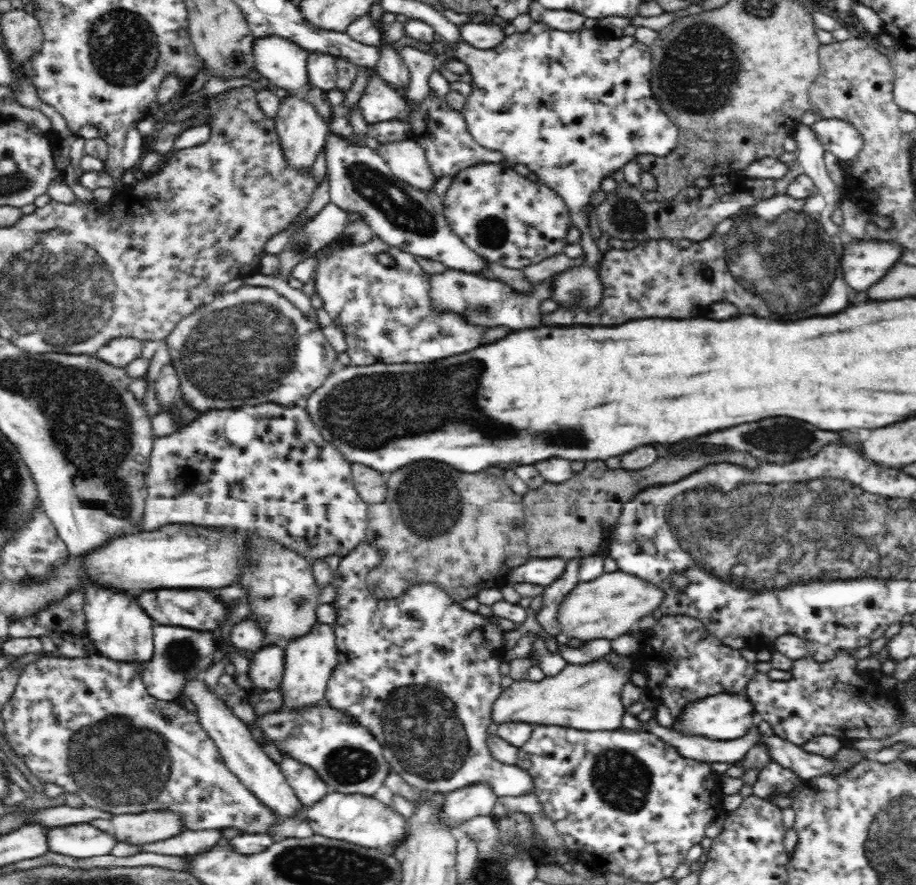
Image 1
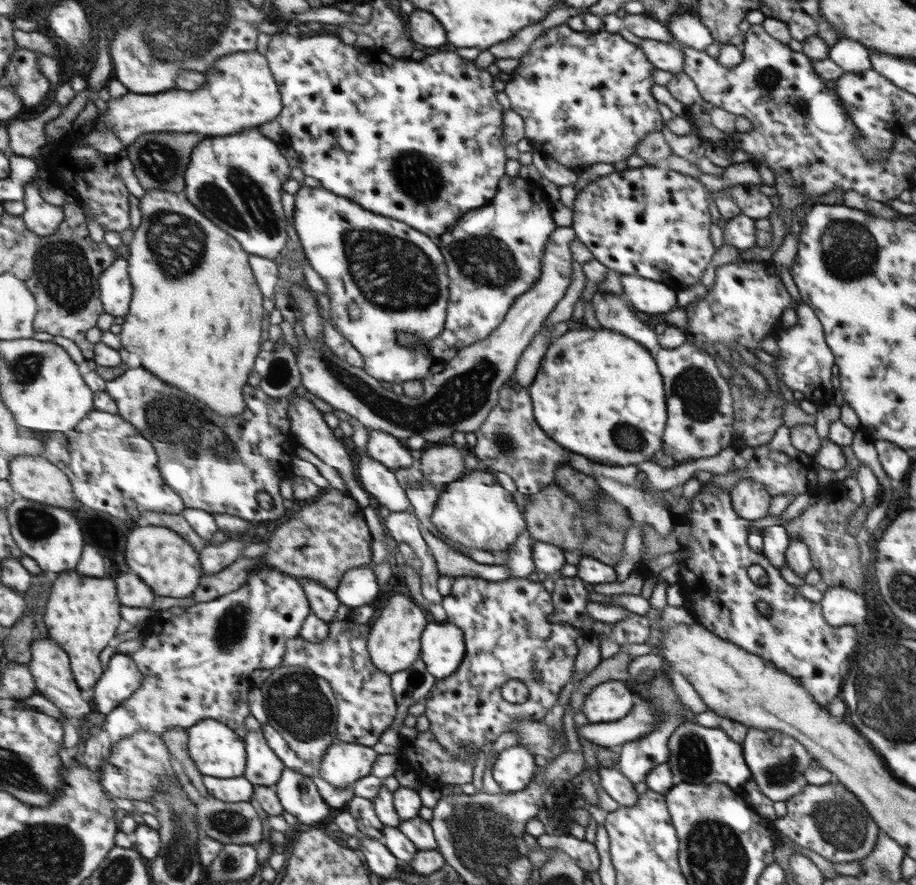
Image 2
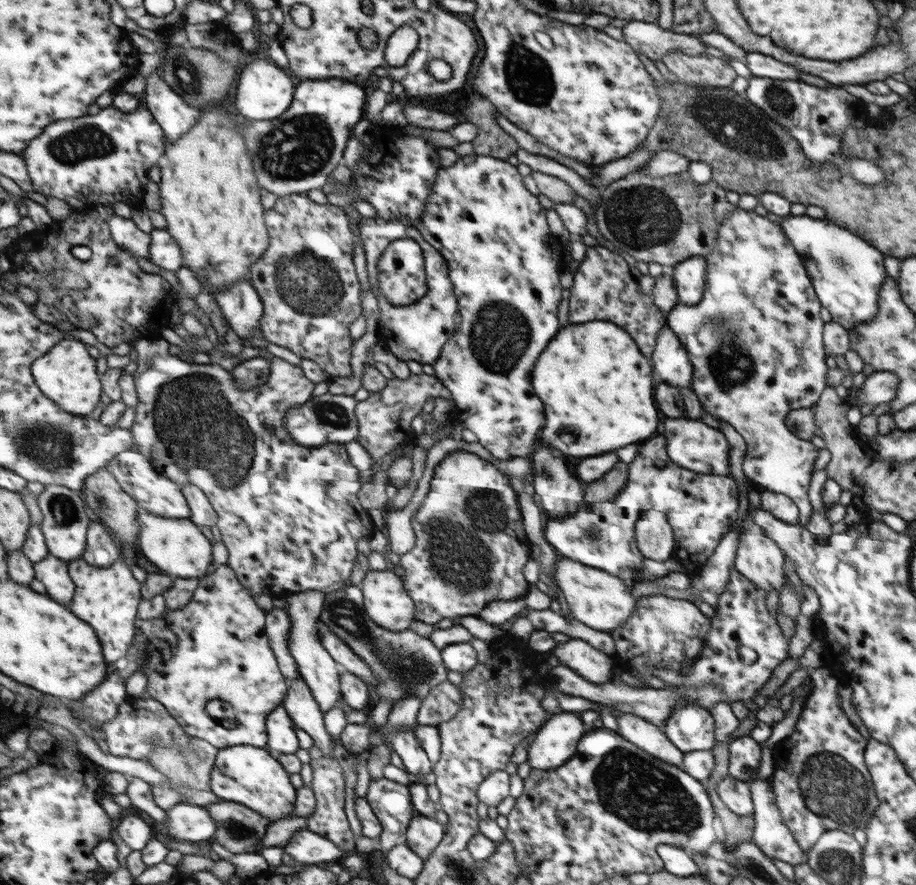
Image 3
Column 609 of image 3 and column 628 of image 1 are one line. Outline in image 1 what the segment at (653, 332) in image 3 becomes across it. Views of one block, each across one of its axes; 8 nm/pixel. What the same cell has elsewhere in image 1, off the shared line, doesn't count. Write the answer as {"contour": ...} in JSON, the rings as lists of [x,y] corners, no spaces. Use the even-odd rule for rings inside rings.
{"contour":[[[800,122],[797,125],[796,130],[793,132],[793,138],[797,144],[797,150],[795,151],[795,154],[797,155],[797,162],[800,164],[801,172],[804,175],[808,175],[814,181],[814,193],[812,198],[816,198],[816,196],[822,196],[822,198],[824,198],[824,204],[826,205],[820,213],[812,215],[807,212],[807,199],[798,200],[797,198],[788,196],[788,194],[777,194],[776,196],[767,198],[762,204],[759,204],[758,206],[742,208],[742,211],[735,212],[734,216],[730,216],[726,218],[726,220],[722,220],[722,222],[716,226],[716,230],[714,230],[712,236],[700,242],[692,242],[689,249],[685,251],[676,249],[676,247],[672,245],[671,239],[662,238],[649,239],[648,241],[645,241],[644,244],[635,247],[634,250],[630,250],[630,252],[622,252],[622,250],[610,252],[610,254],[606,254],[606,256],[602,258],[602,261],[600,262],[600,268],[598,269],[598,271],[600,271],[601,284],[603,284],[603,295],[601,296],[600,305],[598,305],[595,309],[590,309],[589,311],[584,309],[584,312],[578,312],[578,314],[576,314],[576,312],[564,312],[564,310],[558,310],[556,314],[552,314],[552,316],[548,318],[548,322],[558,322],[558,326],[560,327],[569,327],[572,325],[596,326],[596,324],[602,327],[608,327],[609,325],[614,324],[624,324],[624,322],[628,322],[628,320],[642,320],[645,317],[672,318],[672,316],[674,316],[674,318],[680,318],[680,316],[700,316],[700,314],[702,314],[706,308],[710,308],[712,304],[716,304],[716,302],[722,302],[722,300],[724,300],[724,302],[728,302],[728,304],[734,304],[734,306],[738,308],[738,314],[740,314],[740,316],[770,316],[768,312],[780,312],[780,314],[788,314],[782,316],[784,321],[796,321],[809,316],[832,316],[832,312],[840,312],[840,308],[848,308],[848,306],[850,306],[850,304],[848,304],[848,294],[850,294],[850,288],[846,286],[846,282],[844,282],[845,278],[842,278],[842,276],[838,278],[838,274],[842,273],[841,262],[843,259],[843,254],[845,253],[845,245],[842,239],[841,227],[836,225],[832,221],[831,217],[832,211],[836,206],[836,202],[842,200],[842,197],[839,195],[839,188],[836,187],[834,183],[832,183],[832,180],[828,176],[826,166],[824,165],[825,150],[822,146],[822,143],[818,141],[817,136],[814,135],[813,125],[806,125]],[[768,268],[778,268],[778,274],[781,274],[781,276],[777,278],[776,282],[778,282],[780,286],[790,288],[772,288],[772,284],[768,286]],[[740,284],[742,284],[742,286],[746,286],[746,284],[748,284],[750,288],[754,288],[754,294],[758,294],[758,296],[764,300],[764,304],[766,304],[766,306],[762,304],[762,300],[760,300],[758,296],[752,296],[752,294],[750,294],[750,292],[746,292],[746,290],[744,290]]]}

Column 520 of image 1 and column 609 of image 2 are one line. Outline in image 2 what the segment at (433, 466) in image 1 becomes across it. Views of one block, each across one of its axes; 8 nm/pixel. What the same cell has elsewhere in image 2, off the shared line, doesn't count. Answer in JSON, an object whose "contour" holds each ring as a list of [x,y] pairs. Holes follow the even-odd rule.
{"contour":[[[553,482],[539,492],[524,495],[527,531],[535,541],[555,545],[561,550],[575,549],[581,553],[581,557],[593,557],[613,567],[619,562],[625,530],[631,526],[631,519],[627,510],[603,491],[596,496],[596,501],[596,512],[586,512]]]}

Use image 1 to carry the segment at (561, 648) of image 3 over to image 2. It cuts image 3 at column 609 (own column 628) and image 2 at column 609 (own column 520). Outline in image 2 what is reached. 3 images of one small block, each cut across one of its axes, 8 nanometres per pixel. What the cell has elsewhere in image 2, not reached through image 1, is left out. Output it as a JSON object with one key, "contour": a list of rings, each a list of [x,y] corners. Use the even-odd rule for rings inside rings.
{"contour":[[[610,680],[594,686],[581,700],[581,712],[588,722],[601,723],[623,718],[636,697],[624,681]]]}

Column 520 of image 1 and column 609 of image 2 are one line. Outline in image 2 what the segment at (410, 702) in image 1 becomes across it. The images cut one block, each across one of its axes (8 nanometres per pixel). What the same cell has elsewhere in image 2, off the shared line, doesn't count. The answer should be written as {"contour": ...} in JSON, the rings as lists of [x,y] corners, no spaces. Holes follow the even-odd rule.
{"contour":[[[597,768],[600,786],[621,807],[635,807],[640,795],[633,789],[634,784],[617,768]]]}

